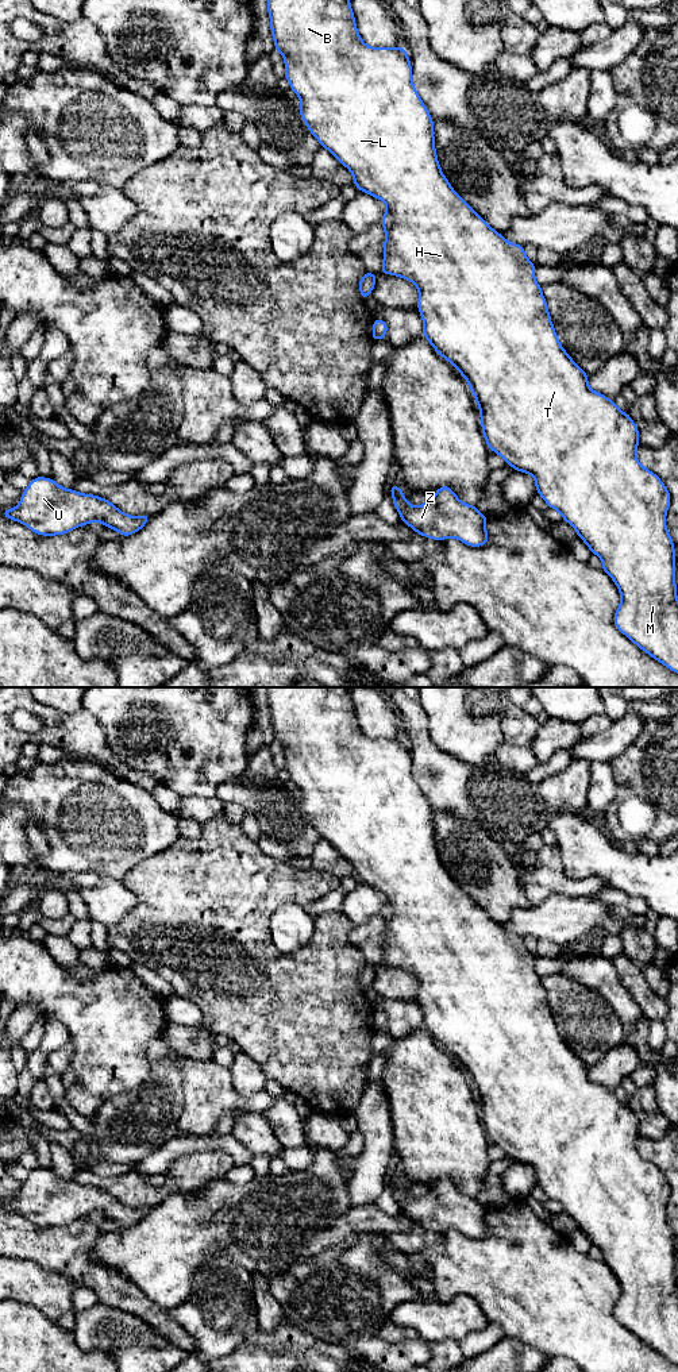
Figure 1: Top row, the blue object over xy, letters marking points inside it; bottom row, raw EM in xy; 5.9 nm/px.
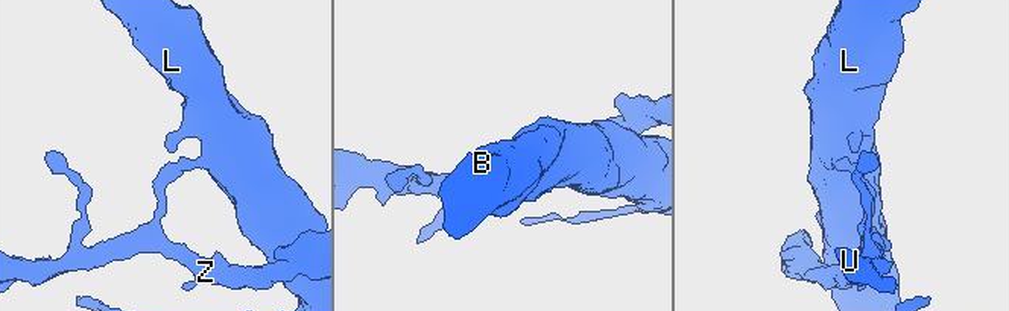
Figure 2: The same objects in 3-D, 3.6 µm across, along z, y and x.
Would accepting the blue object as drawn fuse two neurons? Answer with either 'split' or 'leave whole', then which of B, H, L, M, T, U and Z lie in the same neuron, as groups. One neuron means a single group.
split | B H L M T / U Z

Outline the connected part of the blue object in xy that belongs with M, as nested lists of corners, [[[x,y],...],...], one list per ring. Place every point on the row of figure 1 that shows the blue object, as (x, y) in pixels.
[[[267,0],[270,30],[276,51],[284,55],[285,78],[290,89],[300,97],[297,108],[309,132],[320,146],[346,166],[361,190],[386,204],[386,212],[381,219],[385,230],[384,261],[380,274],[392,274],[413,282],[419,290],[417,311],[423,319],[423,336],[435,351],[447,359],[467,381],[477,401],[481,416],[482,435],[490,451],[497,452],[508,466],[516,471],[528,473],[533,477],[536,493],[543,497],[547,506],[556,509],[562,520],[567,521],[589,547],[590,552],[600,556],[602,570],[616,583],[621,602],[616,609],[613,624],[640,650],[678,674],[678,597],[675,586],[675,550],[674,542],[666,528],[666,514],[671,502],[670,493],[660,478],[646,469],[636,458],[639,446],[639,429],[627,412],[621,412],[613,400],[589,388],[589,375],[571,359],[560,346],[552,325],[547,301],[542,286],[535,280],[536,265],[525,255],[521,244],[508,242],[500,232],[493,230],[450,185],[444,177],[435,150],[434,119],[421,101],[413,81],[412,65],[402,46],[370,47],[359,36],[350,0]]]

